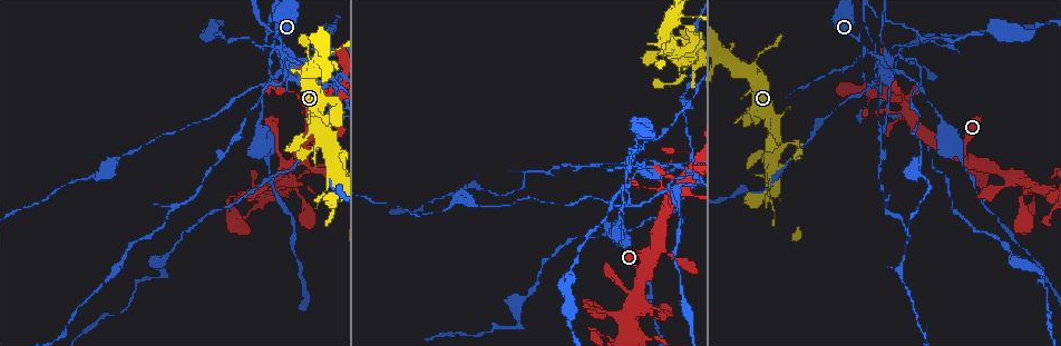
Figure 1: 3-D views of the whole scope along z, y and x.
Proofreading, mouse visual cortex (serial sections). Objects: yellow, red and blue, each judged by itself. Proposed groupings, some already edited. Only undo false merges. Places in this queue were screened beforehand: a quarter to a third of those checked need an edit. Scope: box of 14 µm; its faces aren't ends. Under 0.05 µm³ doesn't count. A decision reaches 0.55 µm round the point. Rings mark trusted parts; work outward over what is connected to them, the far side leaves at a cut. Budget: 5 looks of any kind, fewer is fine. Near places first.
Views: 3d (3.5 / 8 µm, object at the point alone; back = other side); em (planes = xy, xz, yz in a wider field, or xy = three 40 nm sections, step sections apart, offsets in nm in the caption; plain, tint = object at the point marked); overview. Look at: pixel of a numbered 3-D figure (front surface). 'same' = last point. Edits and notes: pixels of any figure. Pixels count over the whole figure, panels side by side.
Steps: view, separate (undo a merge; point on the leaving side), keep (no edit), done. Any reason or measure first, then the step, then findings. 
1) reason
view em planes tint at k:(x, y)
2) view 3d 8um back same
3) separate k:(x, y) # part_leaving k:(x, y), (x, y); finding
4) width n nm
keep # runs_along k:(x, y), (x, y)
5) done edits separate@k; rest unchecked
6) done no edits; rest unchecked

narrows sharply
view 3d 3.5um at 1:(901, 118)

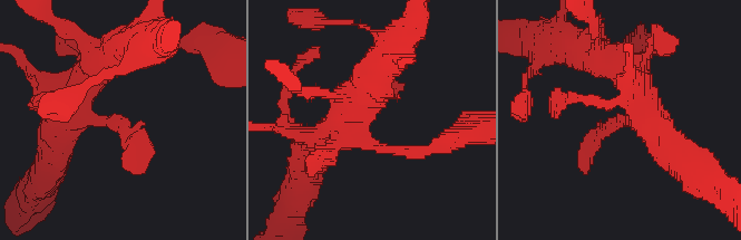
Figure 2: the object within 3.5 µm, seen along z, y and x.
view em xy step 5 tint at 2:(625, 117)

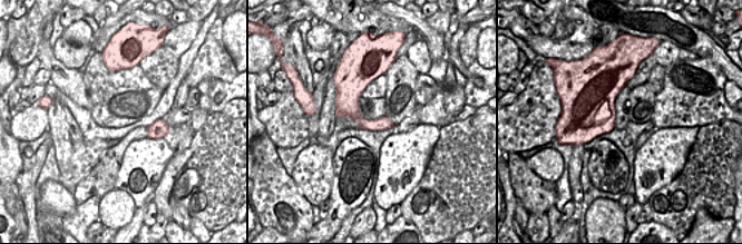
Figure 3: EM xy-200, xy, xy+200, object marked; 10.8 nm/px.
keep # runs_along 2:(306, 161), (374, 107), (384, 84); all the same cell

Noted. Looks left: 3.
sharp bend
view 3d 3.5um at 1:(331, 51)

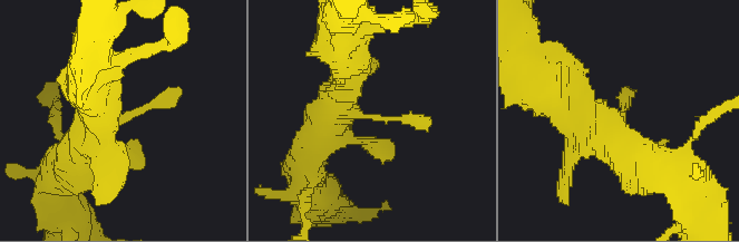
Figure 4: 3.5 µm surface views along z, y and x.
arm_widths 150, 600 nm; need the tissue
view em xy step 3 tint at 4:(122, 123)

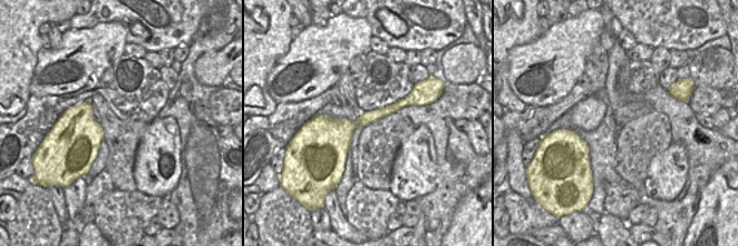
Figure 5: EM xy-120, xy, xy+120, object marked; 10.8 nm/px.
view em xy step 5 tint same

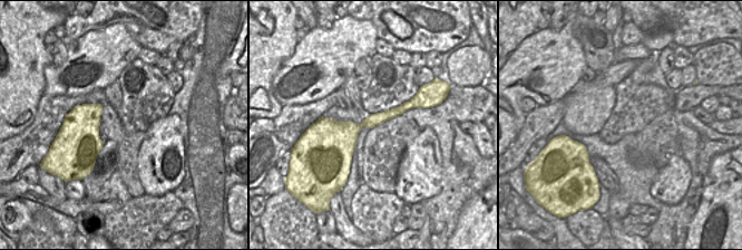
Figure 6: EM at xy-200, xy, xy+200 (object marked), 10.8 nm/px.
keep # runs_along 6:(417, 105), (348, 132), (325, 132); all the same cell

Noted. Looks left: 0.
done no edits; rest unchecked

